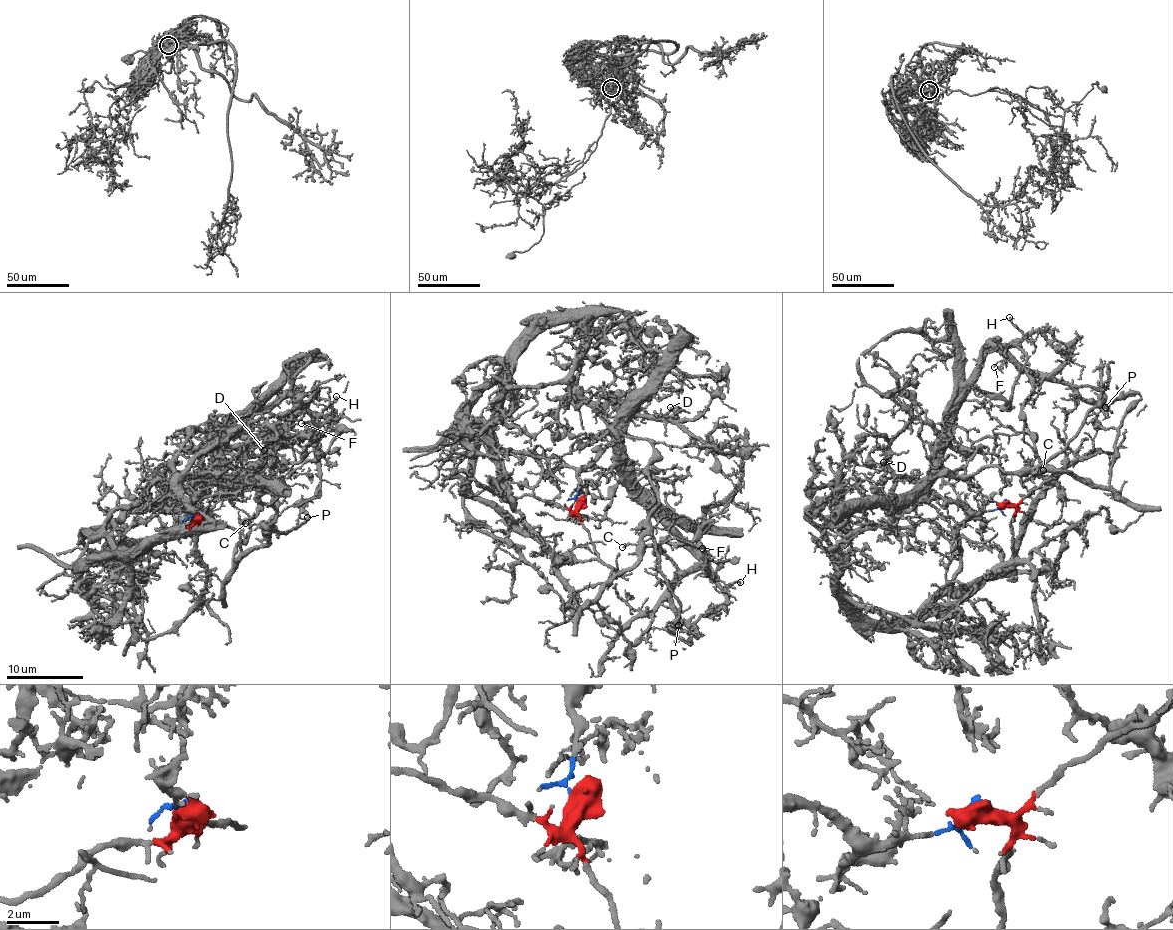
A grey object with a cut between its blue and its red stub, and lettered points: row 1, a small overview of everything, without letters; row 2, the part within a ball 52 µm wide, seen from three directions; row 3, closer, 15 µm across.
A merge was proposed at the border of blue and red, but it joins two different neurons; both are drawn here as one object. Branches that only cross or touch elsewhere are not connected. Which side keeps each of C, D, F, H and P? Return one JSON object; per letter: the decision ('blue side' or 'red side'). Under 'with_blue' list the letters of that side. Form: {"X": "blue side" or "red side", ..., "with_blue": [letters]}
{"C": "red side", "D": "blue side", "F": "blue side", "H": "blue side", "P": "red side", "with_blue": ["D", "F", "H"]}

